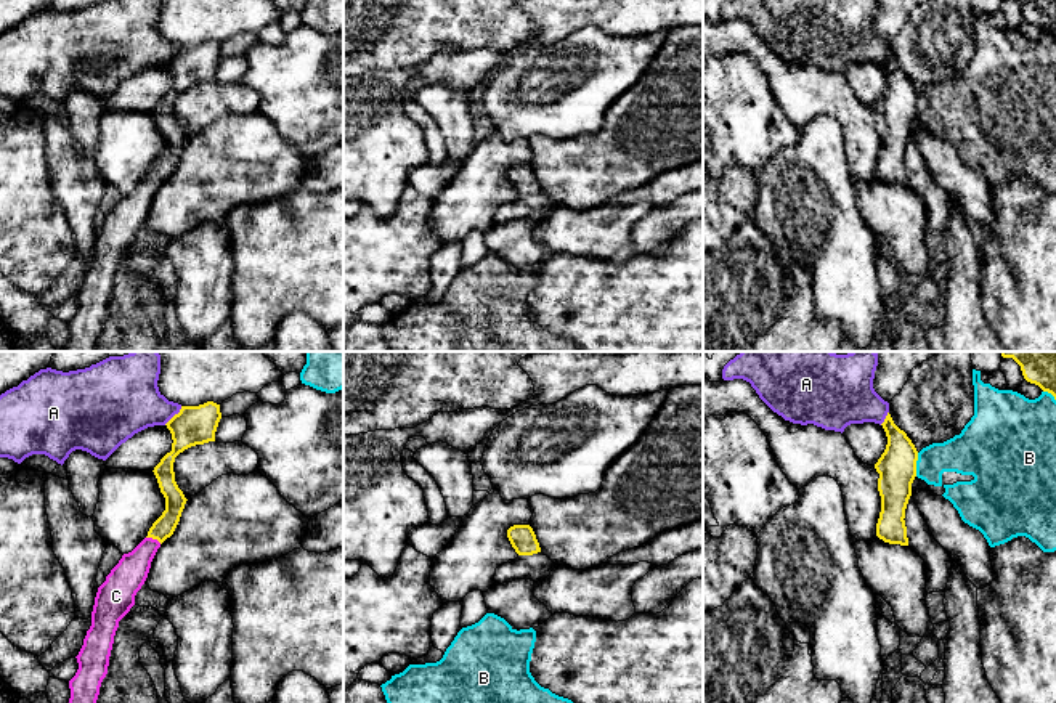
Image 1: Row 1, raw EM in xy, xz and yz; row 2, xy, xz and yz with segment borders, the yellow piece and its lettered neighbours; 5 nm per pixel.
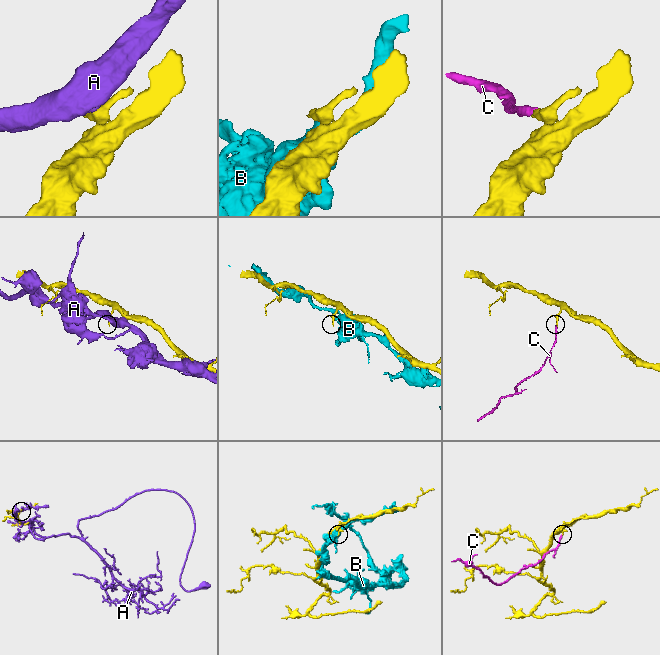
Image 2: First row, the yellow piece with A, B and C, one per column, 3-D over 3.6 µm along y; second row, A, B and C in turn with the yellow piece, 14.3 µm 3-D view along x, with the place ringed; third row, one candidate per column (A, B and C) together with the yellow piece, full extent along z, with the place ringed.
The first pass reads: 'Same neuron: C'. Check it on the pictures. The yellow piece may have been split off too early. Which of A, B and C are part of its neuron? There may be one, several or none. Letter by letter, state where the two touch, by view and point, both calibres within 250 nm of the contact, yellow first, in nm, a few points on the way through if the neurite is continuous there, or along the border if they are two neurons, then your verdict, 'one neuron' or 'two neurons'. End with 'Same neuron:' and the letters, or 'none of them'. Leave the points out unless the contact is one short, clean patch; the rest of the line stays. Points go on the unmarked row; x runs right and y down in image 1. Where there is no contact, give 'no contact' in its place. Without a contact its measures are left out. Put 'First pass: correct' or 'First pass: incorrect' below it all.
A: contact xy (175, 55); calibres 190 and 320 nm; border xy (182, 47), (164, 65); two neurons
B: contact yz (915, 105); calibres 190 and 200 nm; two neurons
C: contact xy (154, 178); calibres 110 and 170 nm; way xy (164, 167), (154, 178), (129, 215); one neuron
Same neuron: C
First pass: correct

